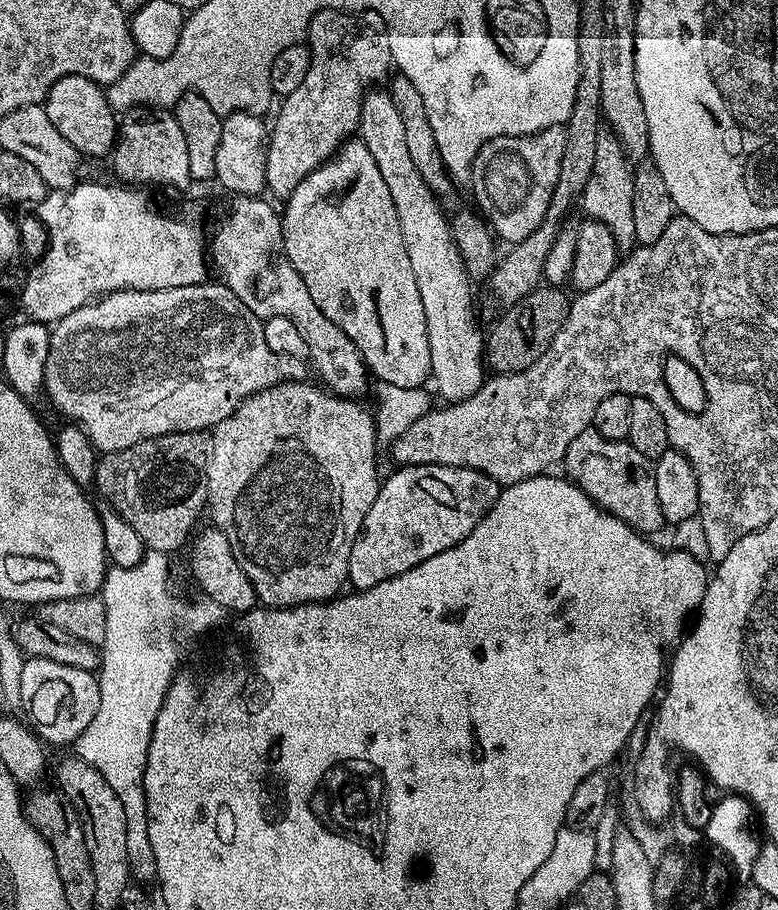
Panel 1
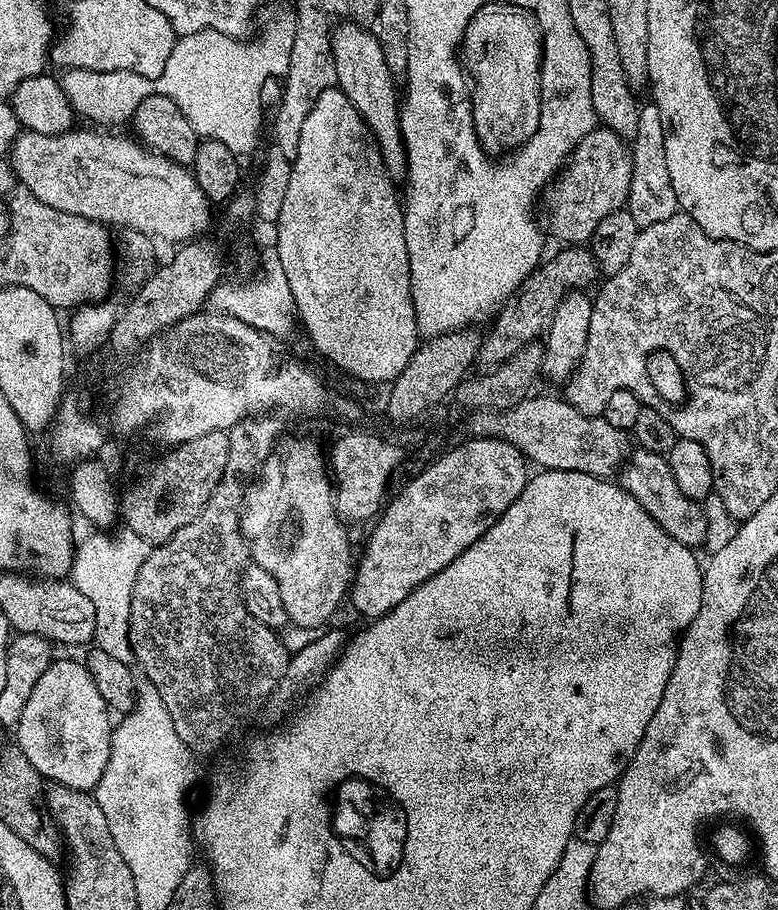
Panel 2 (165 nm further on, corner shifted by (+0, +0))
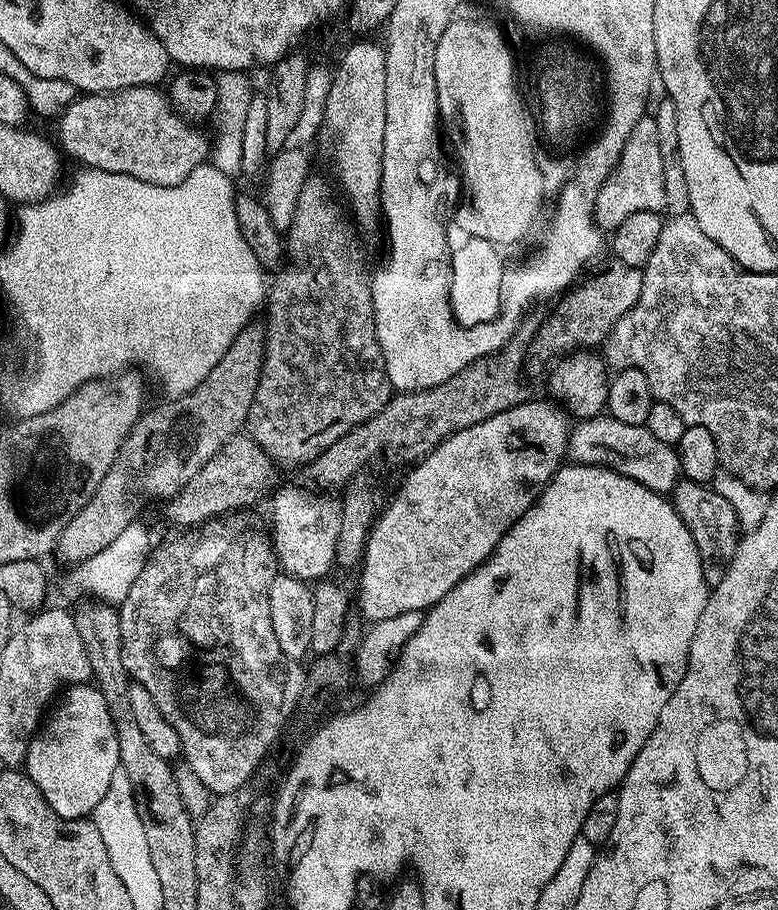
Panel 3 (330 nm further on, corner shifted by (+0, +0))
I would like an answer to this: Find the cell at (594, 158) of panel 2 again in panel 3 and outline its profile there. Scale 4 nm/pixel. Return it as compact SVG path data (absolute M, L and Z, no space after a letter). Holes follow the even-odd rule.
M645 114L627 135L619 160L612 173L604 177L592 201L592 217L602 230L617 228L635 212L664 212L665 191L662 190L664 159L658 146L657 122L653 115Z

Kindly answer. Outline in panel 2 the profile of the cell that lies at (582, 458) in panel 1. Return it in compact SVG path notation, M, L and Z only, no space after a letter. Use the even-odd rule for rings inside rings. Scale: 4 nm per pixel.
M641 451L639 455L636 461L633 459L623 465L619 473L621 476L618 476L620 487L638 498L642 510L646 510L650 518L654 518L658 526L666 530L666 534L670 534L688 548L699 549L706 538L706 514L703 507L680 489L667 459L661 453Z

